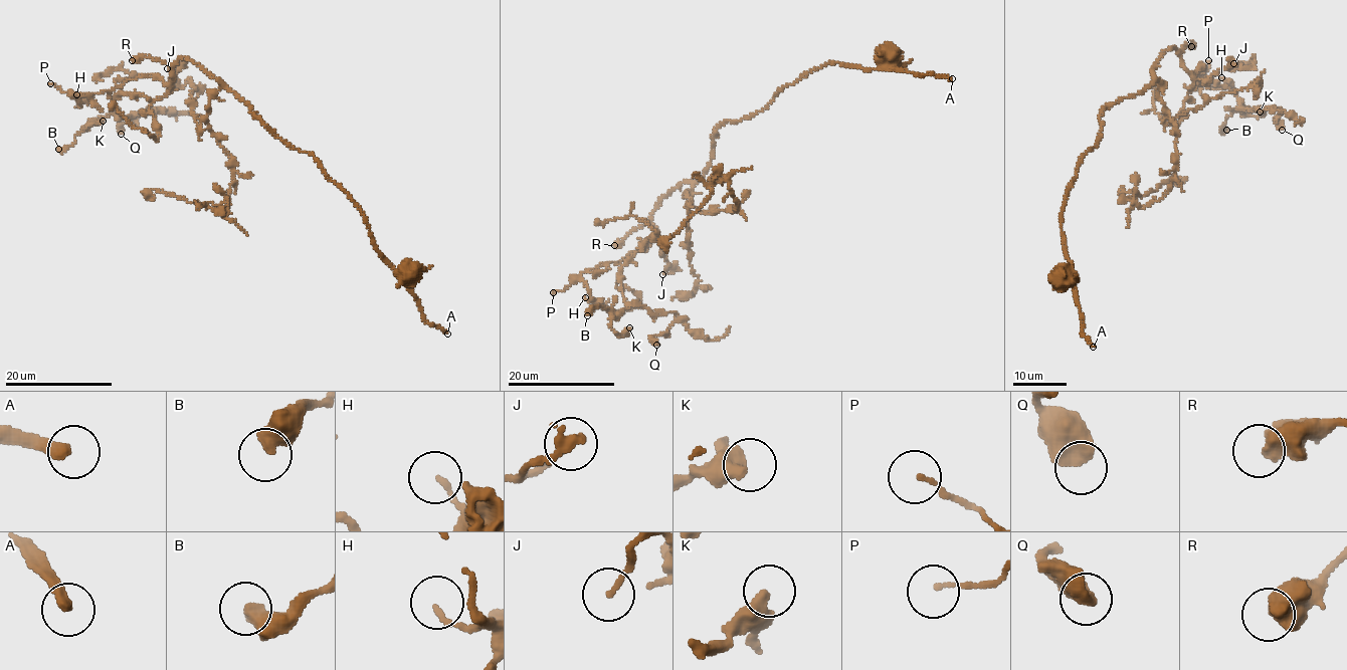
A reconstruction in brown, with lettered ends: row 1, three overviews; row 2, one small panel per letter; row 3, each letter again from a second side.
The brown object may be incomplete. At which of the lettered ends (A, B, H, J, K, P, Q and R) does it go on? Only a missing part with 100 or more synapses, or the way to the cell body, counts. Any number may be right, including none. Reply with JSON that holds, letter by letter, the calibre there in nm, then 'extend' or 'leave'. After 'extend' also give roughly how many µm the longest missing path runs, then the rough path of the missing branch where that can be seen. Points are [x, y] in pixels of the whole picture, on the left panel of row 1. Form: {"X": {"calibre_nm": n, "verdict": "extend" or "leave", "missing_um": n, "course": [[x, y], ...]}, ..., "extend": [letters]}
{"A": {"calibre_nm": 340, "verdict": "extend", "missing_um": 160}, "B": {"calibre_nm": 500, "verdict": "leave"}, "H": {"calibre_nm": 140, "verdict": "leave"}, "J": {"calibre_nm": 120, "verdict": "leave"}, "K": {"calibre_nm": 360, "verdict": "leave"}, "P": {"calibre_nm": 110, "verdict": "leave"}, "Q": {"calibre_nm": 650, "verdict": "leave"}, "R": {"calibre_nm": 460, "verdict": "leave"}, "extend": ["A"]}

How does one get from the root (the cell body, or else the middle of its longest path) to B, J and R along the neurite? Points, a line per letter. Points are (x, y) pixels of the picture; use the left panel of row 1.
B: (408, 275), (316, 159), (189, 59), (172, 67), (163, 96), (117, 93), (111, 114), (58, 149)
J: (408, 275), (377, 249), (360, 207), (316, 159), (195, 62), (175, 62), (169, 88), (167, 68)
R: (408, 275), (377, 249), (360, 207), (316, 159), (283, 142), (221, 82), (184, 57), (132, 60)

